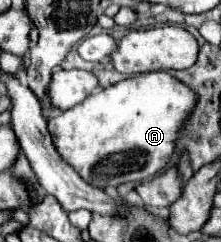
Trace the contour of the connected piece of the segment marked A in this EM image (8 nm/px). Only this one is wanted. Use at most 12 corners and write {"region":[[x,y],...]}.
{"region":[[167,72],[49,120],[97,188],[167,166],[195,94]]}

